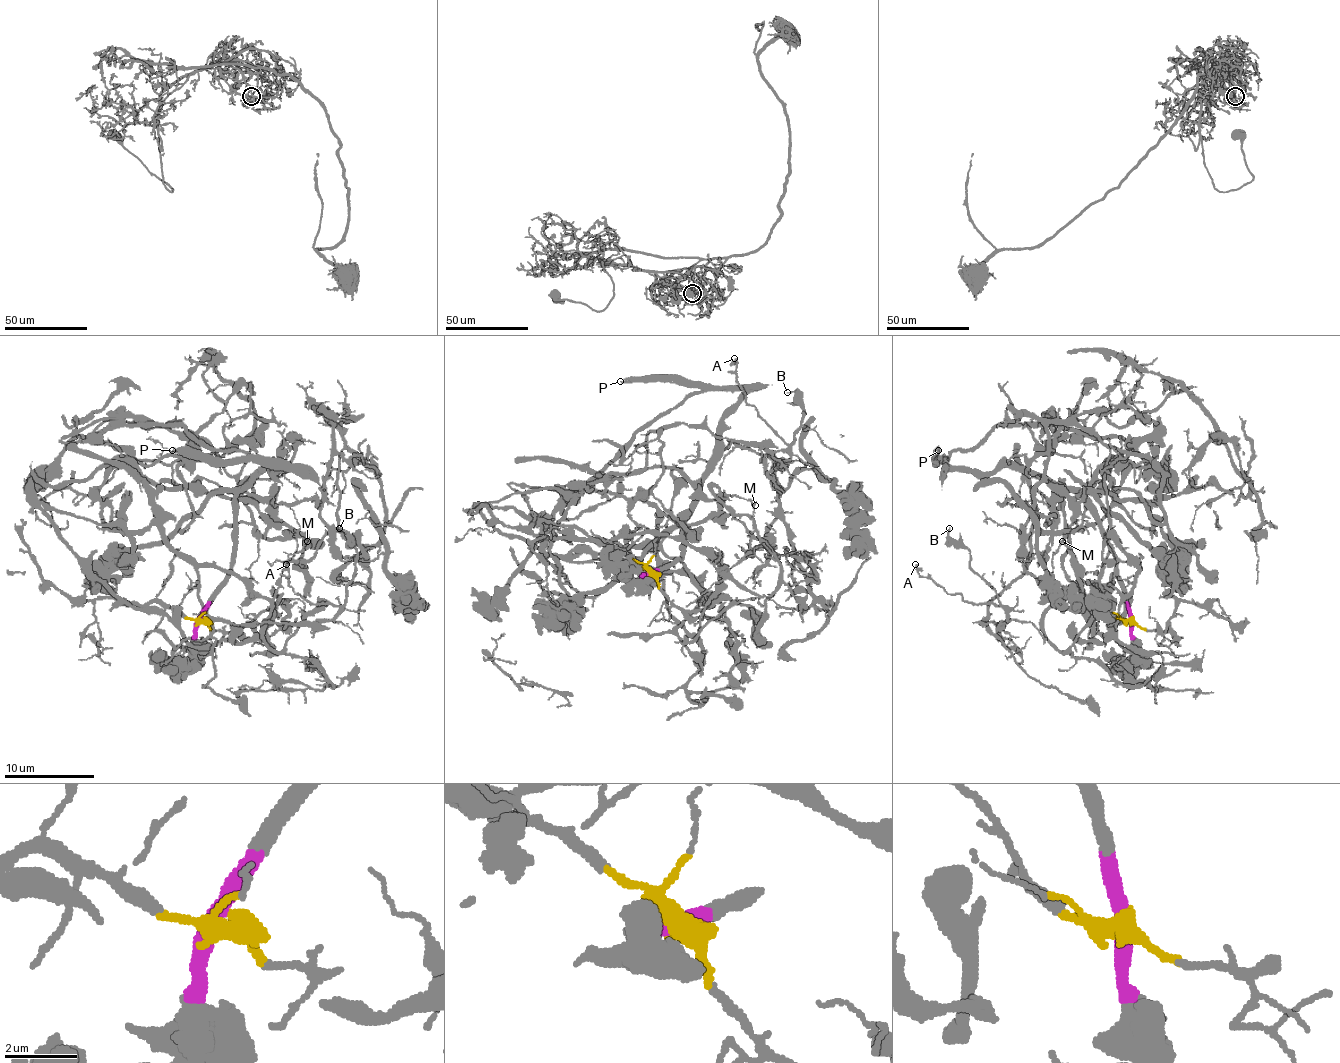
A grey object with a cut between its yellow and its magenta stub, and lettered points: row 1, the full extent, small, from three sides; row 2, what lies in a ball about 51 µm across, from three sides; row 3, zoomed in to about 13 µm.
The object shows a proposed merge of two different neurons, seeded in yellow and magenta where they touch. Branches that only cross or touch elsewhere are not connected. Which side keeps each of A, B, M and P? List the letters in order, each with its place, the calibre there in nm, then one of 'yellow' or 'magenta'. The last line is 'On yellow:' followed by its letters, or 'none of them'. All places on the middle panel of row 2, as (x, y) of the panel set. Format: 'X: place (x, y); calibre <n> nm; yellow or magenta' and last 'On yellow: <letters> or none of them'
A: place (734, 358); calibre 200 nm; yellow
B: place (787, 392); calibre 110 nm; yellow
M: place (755, 505); calibre 150 nm; yellow
P: place (620, 381); calibre 150 nm; magenta
On yellow: A, B, M

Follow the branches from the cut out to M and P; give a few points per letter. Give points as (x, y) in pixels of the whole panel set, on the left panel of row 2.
M: (201, 620), (124, 605), (45, 509), (158, 528), (260, 598), (307, 541)
P: (201, 620), (201, 609), (228, 571), (233, 503), (267, 466), (273, 473), (292, 466), (196, 460), (172, 451)

